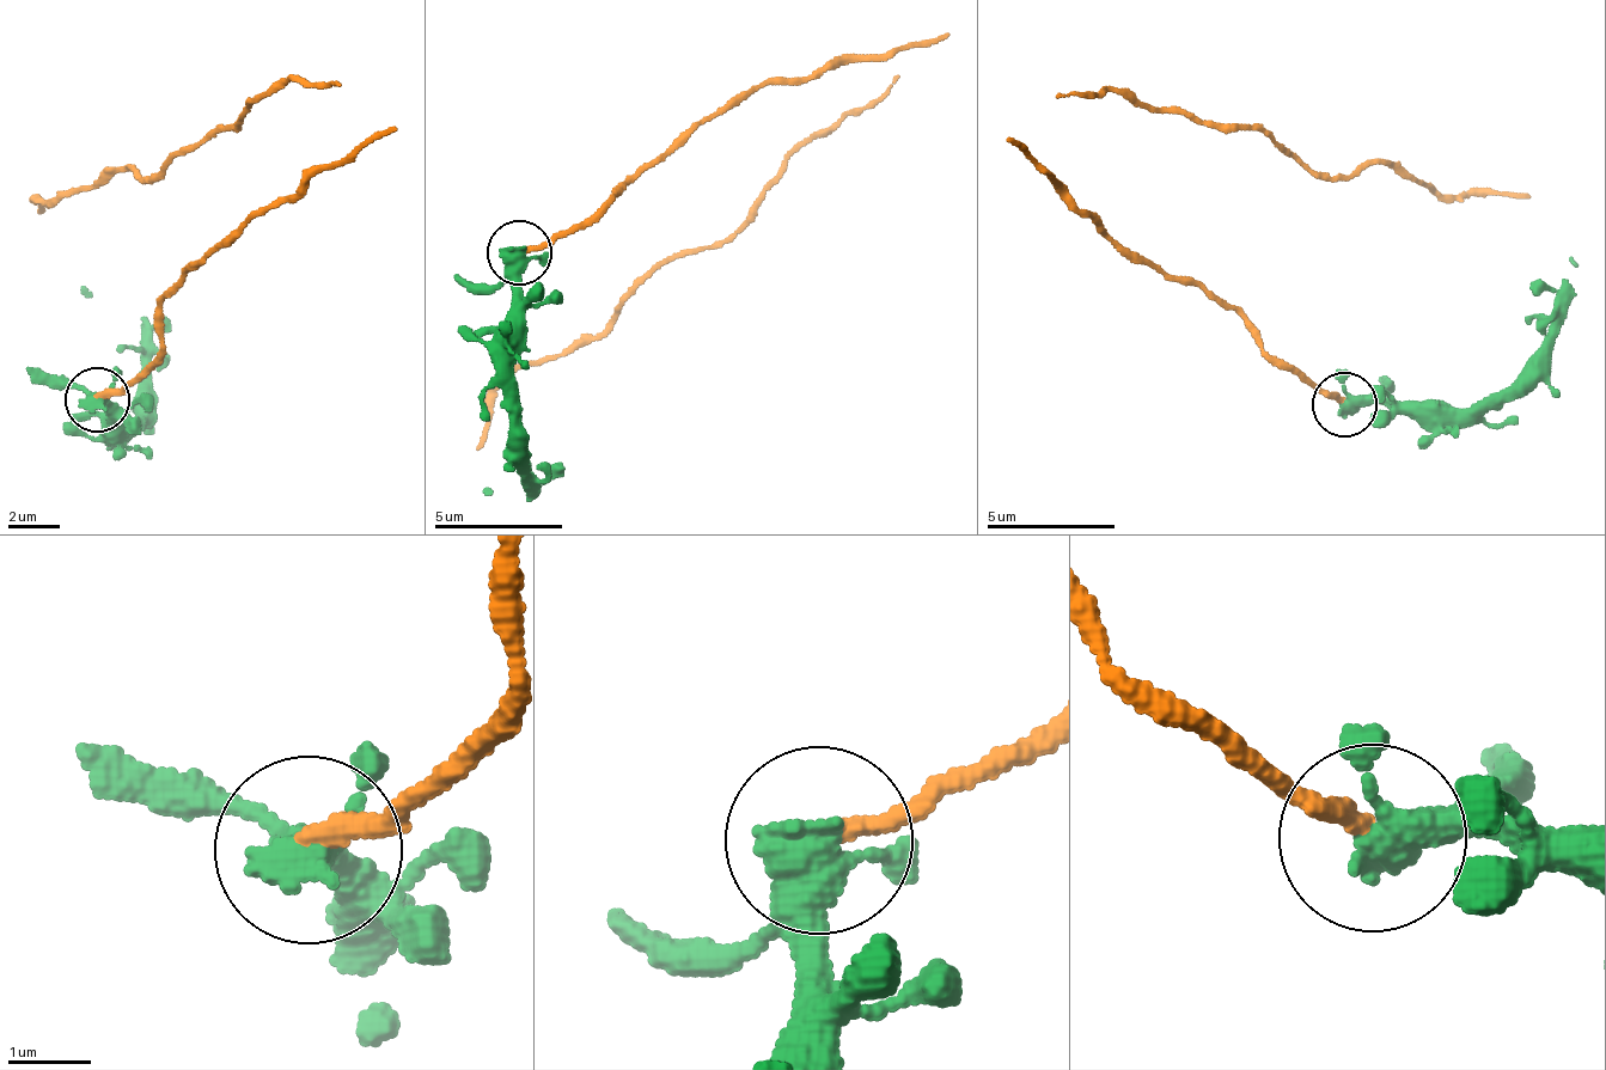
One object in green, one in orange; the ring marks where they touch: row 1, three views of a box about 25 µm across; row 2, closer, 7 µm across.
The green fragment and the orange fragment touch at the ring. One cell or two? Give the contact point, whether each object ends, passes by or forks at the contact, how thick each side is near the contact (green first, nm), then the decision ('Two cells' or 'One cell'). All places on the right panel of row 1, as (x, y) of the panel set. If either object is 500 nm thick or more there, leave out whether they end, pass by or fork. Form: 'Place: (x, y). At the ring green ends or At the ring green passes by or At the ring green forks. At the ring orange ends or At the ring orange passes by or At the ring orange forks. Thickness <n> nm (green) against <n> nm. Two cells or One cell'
Place: (1344, 404). At the ring green passes by. At the ring orange ends. Thickness 440 nm (green) against 240 nm. Two cells

